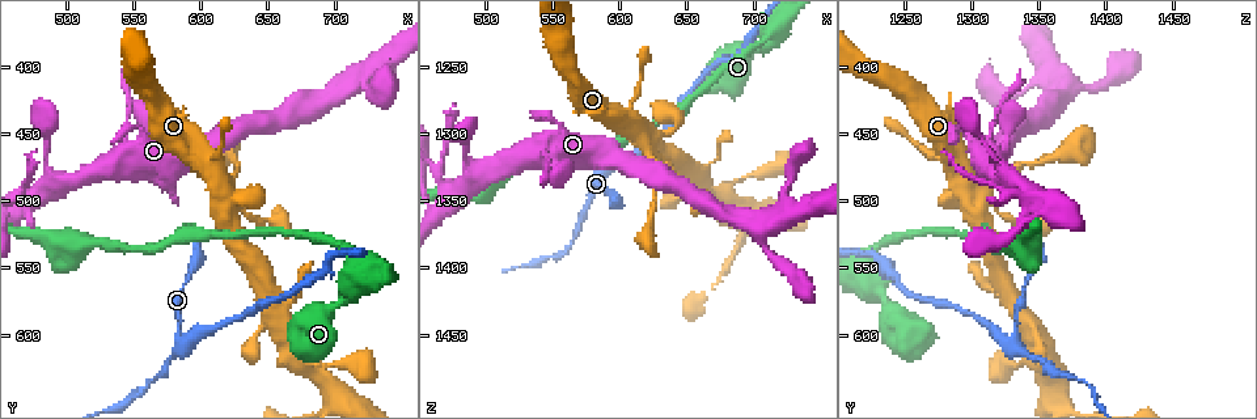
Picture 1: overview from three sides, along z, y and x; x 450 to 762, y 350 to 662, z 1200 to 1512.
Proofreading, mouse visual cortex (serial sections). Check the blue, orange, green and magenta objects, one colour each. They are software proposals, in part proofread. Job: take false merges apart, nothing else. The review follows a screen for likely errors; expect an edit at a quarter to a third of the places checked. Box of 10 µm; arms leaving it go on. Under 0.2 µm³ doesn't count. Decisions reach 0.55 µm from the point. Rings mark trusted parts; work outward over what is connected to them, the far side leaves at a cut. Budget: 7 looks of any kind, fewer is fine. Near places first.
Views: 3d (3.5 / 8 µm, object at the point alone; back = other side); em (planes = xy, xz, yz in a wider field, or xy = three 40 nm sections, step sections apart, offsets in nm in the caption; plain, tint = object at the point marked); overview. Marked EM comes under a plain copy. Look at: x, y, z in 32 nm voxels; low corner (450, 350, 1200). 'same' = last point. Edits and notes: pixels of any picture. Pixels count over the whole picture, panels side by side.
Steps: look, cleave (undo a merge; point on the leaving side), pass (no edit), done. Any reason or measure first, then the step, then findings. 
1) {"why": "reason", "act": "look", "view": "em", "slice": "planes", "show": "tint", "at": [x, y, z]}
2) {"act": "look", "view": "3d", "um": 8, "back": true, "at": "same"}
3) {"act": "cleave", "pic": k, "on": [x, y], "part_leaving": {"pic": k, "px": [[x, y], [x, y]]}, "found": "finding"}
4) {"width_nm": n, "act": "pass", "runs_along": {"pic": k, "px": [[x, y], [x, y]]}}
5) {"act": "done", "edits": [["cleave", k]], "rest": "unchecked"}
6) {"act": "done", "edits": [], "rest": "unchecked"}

{"why": "abrupt turn", "act": "look", "view": "3d", "um": 8, "at": [718, 546, 1220]}

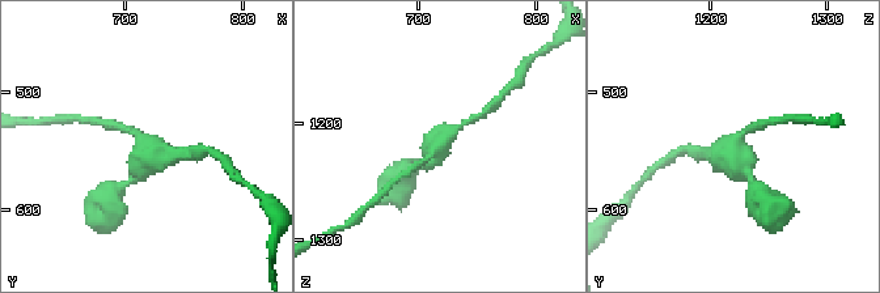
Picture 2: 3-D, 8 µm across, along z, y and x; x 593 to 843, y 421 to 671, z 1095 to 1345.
{"arms": 4, "arm_widths_nm": [200, 200, 200, 250], "why": "now the EM", "act": "look", "view": "em", "slice": "xy", "step": 5, "show": "tint", "at": "same"}

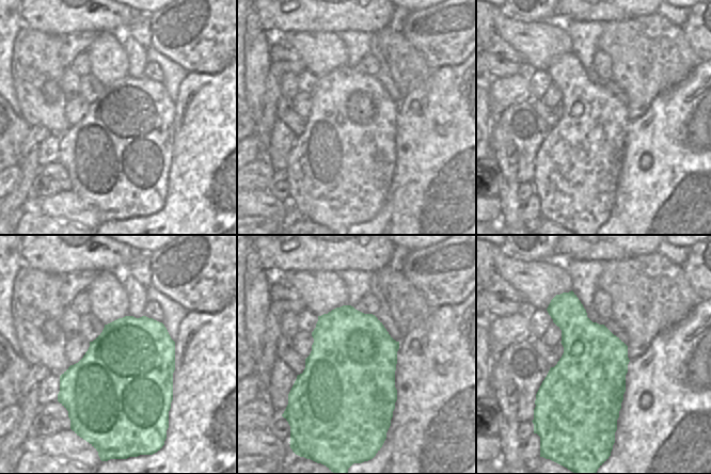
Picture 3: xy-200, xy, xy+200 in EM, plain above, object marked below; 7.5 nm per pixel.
{"width_nm": 700, "act": "pass", "runs_along": {"pic": 2, "px": [[132, 179], [144, 144], [123, 128]]}, "found": "continuous, no second cell"}

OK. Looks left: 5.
{"why": "three arms meet", "act": "look", "view": "em", "slice": "xy", "step": 2, "show": "tint", "at": [620, 488, 1304]}

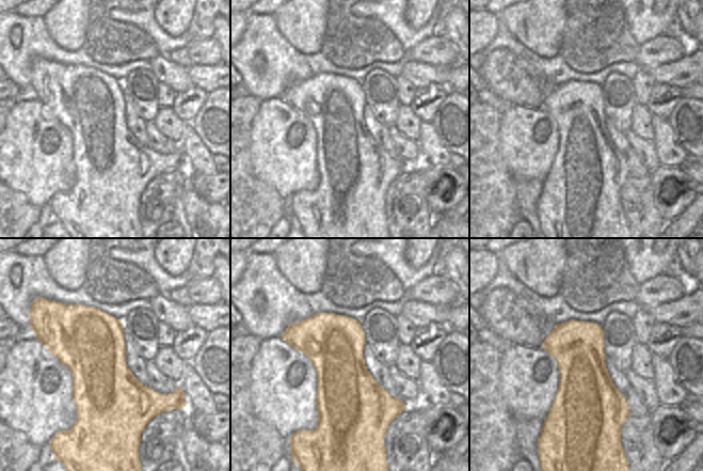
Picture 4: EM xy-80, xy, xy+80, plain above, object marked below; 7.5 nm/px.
{"why": "wider look", "act": "look", "view": "3d", "um": 3.5, "at": "same"}

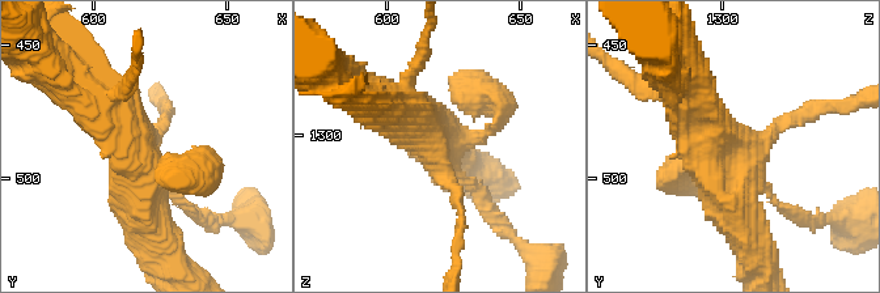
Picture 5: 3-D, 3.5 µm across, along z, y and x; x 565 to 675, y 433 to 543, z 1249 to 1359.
{"width_nm": 440, "act": "pass", "runs_along": {"pic": 5, "px": [[71, 68], [123, 120], [143, 212]]}, "found": "all the same cell"}

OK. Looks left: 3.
{"why": "sharp bend", "act": "look", "view": "3d", "um": 3.5, "at": [590, 606, 1326]}

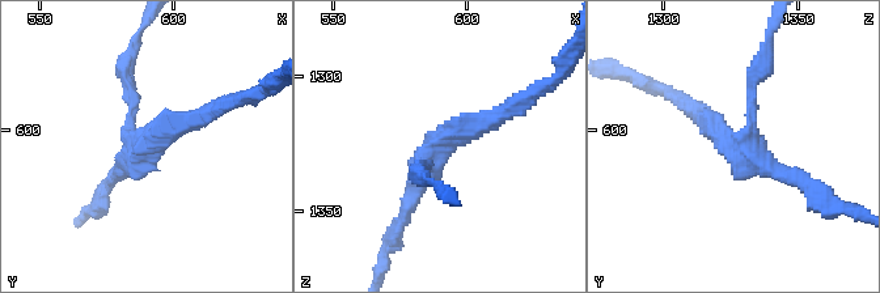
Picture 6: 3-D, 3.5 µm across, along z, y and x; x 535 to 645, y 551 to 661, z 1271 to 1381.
{"why": "now the EM", "act": "look", "view": "em", "slice": "xy", "step": 3, "show": "tint", "at": [589, 605, 1325]}

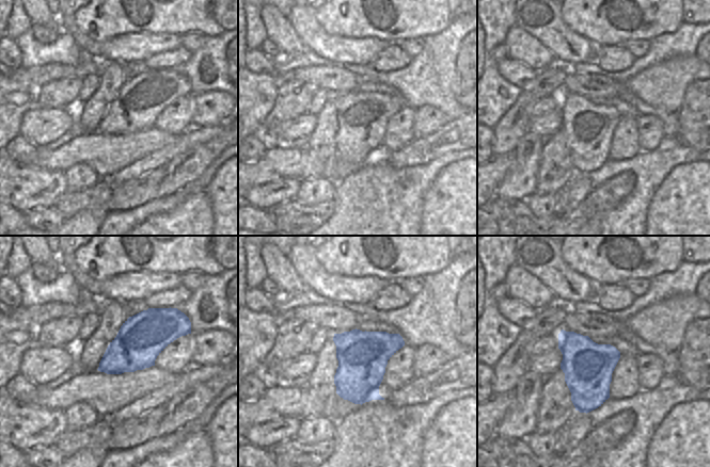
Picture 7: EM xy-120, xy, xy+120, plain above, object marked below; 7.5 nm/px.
{"act": "pass", "runs_along": {"pic": 6, "px": [[421, 172], [452, 135], [508, 111]]}, "found": "continuous, no second cell"}

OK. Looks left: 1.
{"act": "done", "edits": [], "rest": "unchecked"}

